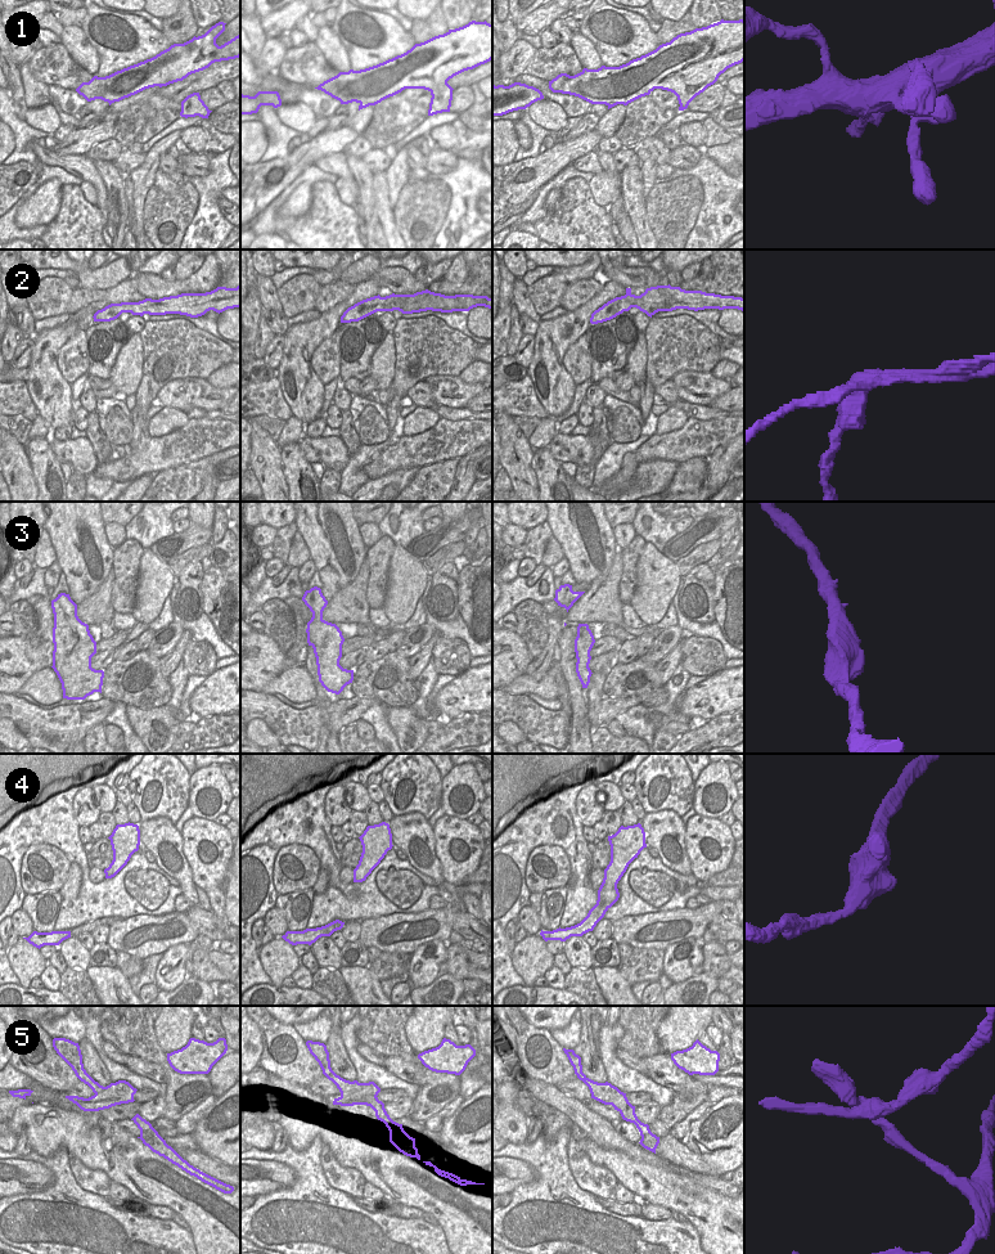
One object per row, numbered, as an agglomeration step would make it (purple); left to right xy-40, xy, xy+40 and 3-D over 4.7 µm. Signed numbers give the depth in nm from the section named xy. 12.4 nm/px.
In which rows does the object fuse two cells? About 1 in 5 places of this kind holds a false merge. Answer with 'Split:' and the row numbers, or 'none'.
Split: 2, 5

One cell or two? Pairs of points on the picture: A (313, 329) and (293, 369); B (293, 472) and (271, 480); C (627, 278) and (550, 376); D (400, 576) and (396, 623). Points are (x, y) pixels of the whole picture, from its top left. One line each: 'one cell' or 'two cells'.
A: one cell
B: two cells
C: two cells
D: one cell

